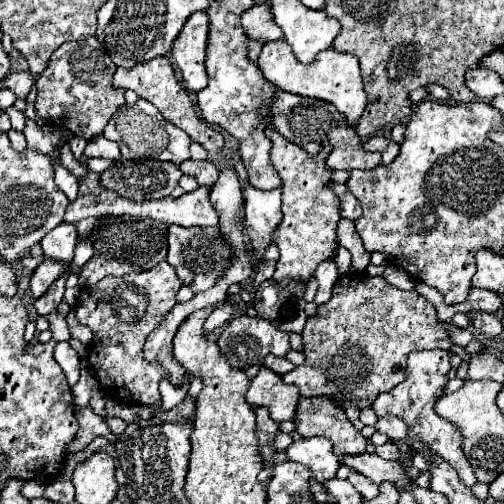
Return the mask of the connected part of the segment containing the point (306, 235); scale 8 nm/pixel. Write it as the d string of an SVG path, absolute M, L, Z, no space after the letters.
M266 130L268 138L272 140L272 150L270 150L270 162L272 166L278 170L284 186L282 186L282 214L284 220L282 224L276 228L274 232L274 242L280 250L280 260L276 264L276 272L274 272L274 280L278 282L278 286L284 286L284 282L304 282L308 284L308 280L314 276L316 266L324 260L330 260L336 256L336 248L338 248L338 236L336 236L336 228L340 222L340 206L338 206L338 198L334 194L334 190L330 188L332 184L332 170L326 166L326 158L330 154L330 146L326 146L320 154L310 156L306 154L300 146L288 142L280 132L274 130Z

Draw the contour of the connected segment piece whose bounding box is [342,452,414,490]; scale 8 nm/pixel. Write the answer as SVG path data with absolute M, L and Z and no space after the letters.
M360 454L360 456L344 456L342 460L348 468L360 472L362 476L370 478L376 484L382 482L392 482L398 486L398 490L410 490L412 486L412 478L408 476L408 472L404 470L404 466L396 460L384 460L376 454Z

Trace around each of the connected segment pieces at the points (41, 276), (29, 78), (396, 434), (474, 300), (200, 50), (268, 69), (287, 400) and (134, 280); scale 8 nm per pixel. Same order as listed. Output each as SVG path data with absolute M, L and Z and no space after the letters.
M44 260L32 274L30 278L30 292L34 298L40 298L48 286L60 278L60 274L66 274L70 268L70 264L64 264L64 262L56 262L56 260Z
M12 72L4 80L4 86L10 88L16 94L16 98L24 100L28 96L28 92L30 92L30 88L32 88L34 82L36 82L36 78L30 72Z
M396 416L378 418L376 430L386 434L390 440L406 440L406 436L408 436L408 426L400 418L396 418Z
M472 288L468 298L462 304L456 304L458 312L470 314L470 312L496 312L502 306L502 298L498 294L492 294L488 290Z
M196 12L184 24L180 36L172 48L172 60L182 72L184 84L190 92L198 92L208 84L208 74L204 66L208 42L208 14Z
M278 40L278 42L266 42L263 45L258 65L264 78L268 82L276 84L280 90L330 102L330 104L336 106L338 112L342 112L348 118L348 122L352 126L358 126L358 120L360 120L362 112L366 110L368 96L364 92L362 74L360 74L360 66L358 66L358 58L356 56L342 54L342 52L336 52L336 50L328 48L328 50L320 52L316 56L316 62L302 64L292 54L292 48L284 40Z
M266 366L260 368L246 394L246 402L250 406L266 406L276 422L294 420L298 400L300 390L294 384L284 384L284 380Z
M164 260L148 272L128 276L108 276L96 286L84 288L76 300L74 312L80 324L94 332L90 346L90 364L100 382L100 388L118 402L134 402L142 406L160 406L162 398L158 392L160 380L166 380L166 372L144 358L144 342L156 326L164 320L168 310L176 304L176 294L182 282L174 268Z

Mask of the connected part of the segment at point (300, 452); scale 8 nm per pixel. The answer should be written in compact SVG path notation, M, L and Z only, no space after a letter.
M320 436L320 438L296 440L286 452L290 460L308 466L318 482L326 482L328 478L334 478L336 470L340 468L340 460L332 452L332 448L334 448L332 442Z

